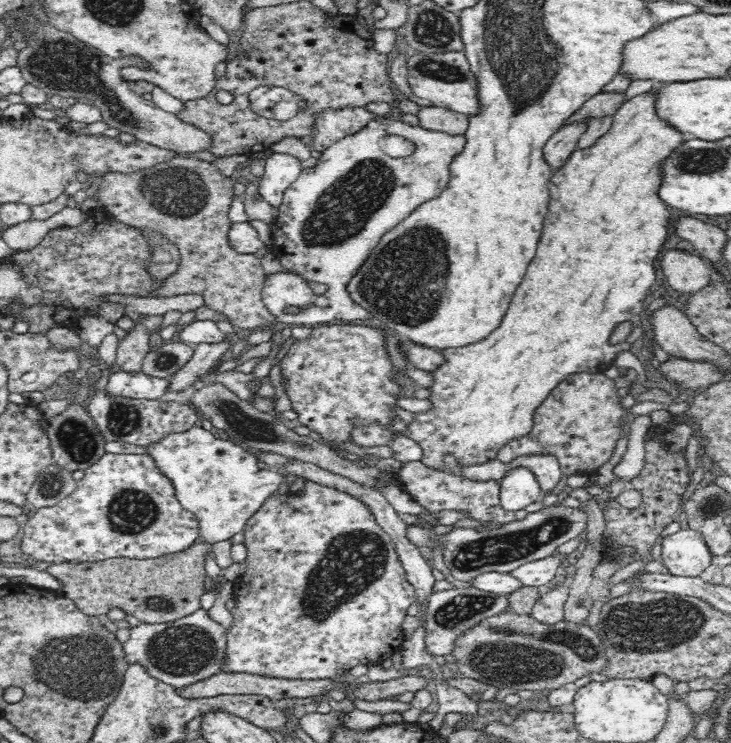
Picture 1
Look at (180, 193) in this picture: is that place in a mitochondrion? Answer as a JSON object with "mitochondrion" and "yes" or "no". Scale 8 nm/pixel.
{"mitochondrion":"yes"}

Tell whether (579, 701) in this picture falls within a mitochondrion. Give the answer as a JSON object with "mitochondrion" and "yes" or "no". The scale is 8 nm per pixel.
{"mitochondrion":"no"}

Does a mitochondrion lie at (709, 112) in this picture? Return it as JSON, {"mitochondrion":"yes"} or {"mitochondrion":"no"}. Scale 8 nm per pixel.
{"mitochondrion":"no"}

